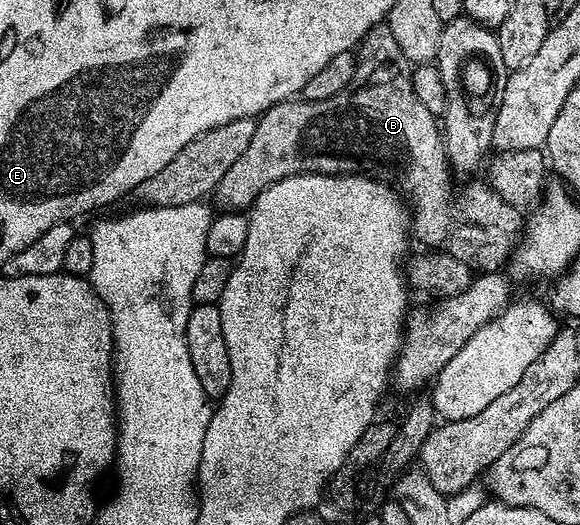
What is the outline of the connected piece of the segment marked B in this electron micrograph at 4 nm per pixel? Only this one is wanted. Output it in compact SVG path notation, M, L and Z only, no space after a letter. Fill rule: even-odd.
M380 24L372 28L357 50L355 60L355 75L352 76L350 84L341 92L337 92L331 99L325 100L288 100L282 103L281 110L279 106L271 106L262 114L258 115L255 123L255 131L253 132L253 140L249 140L249 148L245 148L245 152L241 152L241 160L237 160L237 164L233 164L233 168L229 168L229 172L225 172L225 176L221 176L221 184L213 191L213 198L220 202L222 209L227 212L243 212L255 203L255 197L265 188L269 188L269 184L273 184L277 180L285 180L289 176L297 176L298 174L358 174L360 172L367 175L368 178L378 178L380 180L392 180L396 191L405 199L406 205L409 207L409 230L419 242L424 242L424 247L434 248L436 251L448 254L449 256L457 256L457 260L461 260L461 264L469 264L469 268L473 272L499 272L508 265L509 259L515 253L516 246L519 245L520 237L523 233L525 225L524 215L521 213L520 207L509 204L505 200L501 200L501 196L486 181L471 182L475 180L467 180L463 186L463 190L459 190L455 194L455 190L451 187L451 178L453 179L453 171L450 162L447 161L447 150L443 147L443 136L440 127L437 125L436 115L429 112L429 108L425 108L425 104L421 104L421 100L417 100L417 92L413 92L413 80L411 79L412 63L407 61L405 55L401 52L401 48L397 45L397 40L393 40L393 32L389 32L386 24Z

